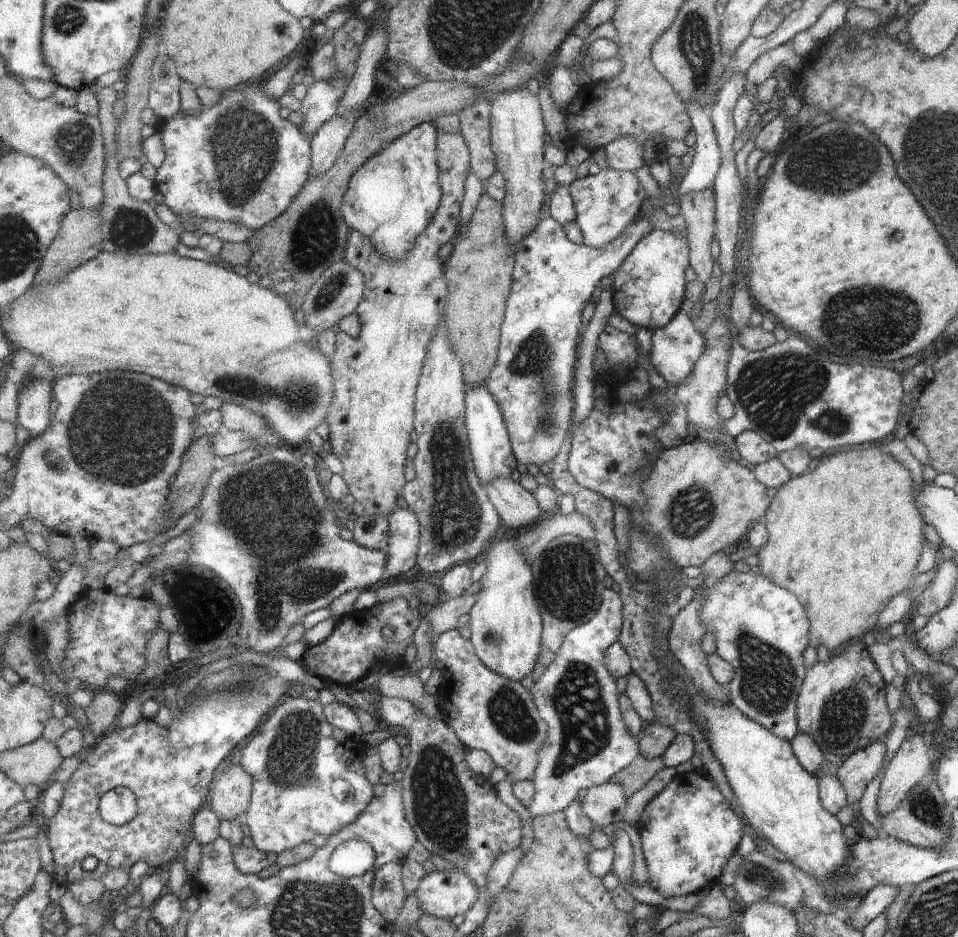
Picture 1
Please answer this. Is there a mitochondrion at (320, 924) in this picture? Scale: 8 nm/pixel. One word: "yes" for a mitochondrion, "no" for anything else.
yes

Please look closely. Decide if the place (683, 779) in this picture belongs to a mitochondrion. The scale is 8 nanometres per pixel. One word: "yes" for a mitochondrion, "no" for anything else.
no

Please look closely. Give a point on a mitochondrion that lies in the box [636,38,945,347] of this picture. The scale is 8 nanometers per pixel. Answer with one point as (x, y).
(838, 162)

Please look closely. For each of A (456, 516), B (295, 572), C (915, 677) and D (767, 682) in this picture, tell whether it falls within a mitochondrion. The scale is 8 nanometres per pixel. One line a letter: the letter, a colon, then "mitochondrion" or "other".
A: mitochondrion
B: mitochondrion
C: other
D: mitochondrion

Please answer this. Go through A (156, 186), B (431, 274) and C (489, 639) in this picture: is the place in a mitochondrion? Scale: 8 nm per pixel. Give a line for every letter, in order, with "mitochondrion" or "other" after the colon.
A: other
B: other
C: mitochondrion

